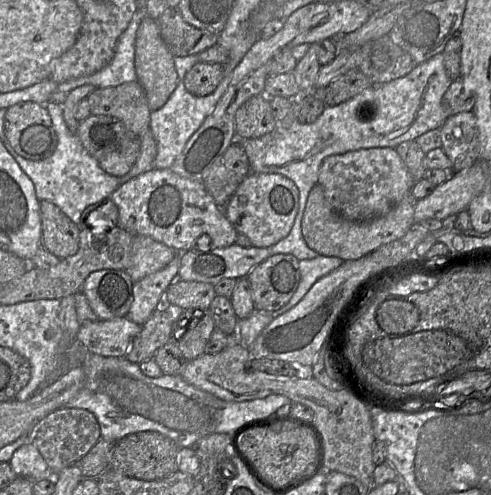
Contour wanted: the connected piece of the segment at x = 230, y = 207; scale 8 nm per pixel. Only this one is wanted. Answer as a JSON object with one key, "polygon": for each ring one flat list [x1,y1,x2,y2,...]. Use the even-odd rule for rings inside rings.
{"polygon":[[250,173,222,209,238,233,246,235,253,246,267,248,290,233,299,210,299,190,281,174]]}

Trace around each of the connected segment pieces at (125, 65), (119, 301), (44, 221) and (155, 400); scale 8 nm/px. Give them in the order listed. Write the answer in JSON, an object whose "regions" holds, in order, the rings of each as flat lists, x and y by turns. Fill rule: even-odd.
{"regions":[[[138,9,136,11,128,27,117,41,112,60,105,67,91,75,56,83,58,84,57,92,74,90,85,84,93,85,95,88,108,88,121,85,125,82,136,81,136,33,141,21,146,15,144,9]],[[102,269,85,279,82,292,98,320,126,317,133,301,133,284,123,270]],[[40,201,39,210,42,247,59,259,74,255,79,248,79,227,49,201]],[[86,353,81,367,86,375,86,384,64,408,81,408,93,413,99,422,102,439,112,443,136,432,156,431,169,437,180,448,190,448,197,440,213,433,231,436,240,427,274,417,281,406,293,403,279,394,250,401,224,401,187,383,181,376,162,374,157,378,148,377,142,373,139,364,130,362,126,357]]]}

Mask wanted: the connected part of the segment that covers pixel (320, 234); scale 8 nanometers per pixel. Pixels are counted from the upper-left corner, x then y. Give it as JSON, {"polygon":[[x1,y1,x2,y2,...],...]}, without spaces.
{"polygon":[[316,184,309,193,302,218,303,238,307,246,319,255,338,257,344,261,360,259,382,245,403,237,413,227,415,203,416,200,409,193,385,215,351,221,342,218,332,209,322,187]]}

